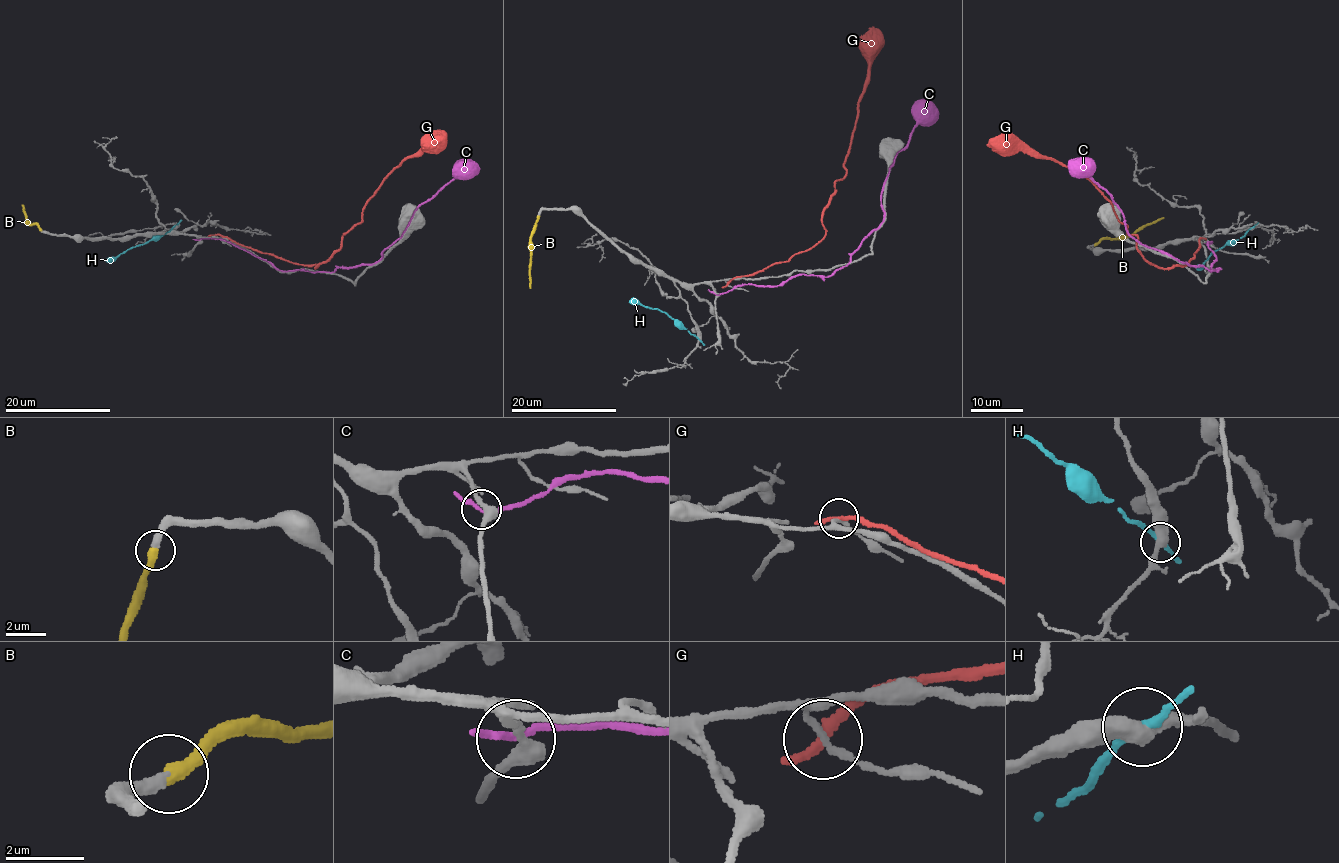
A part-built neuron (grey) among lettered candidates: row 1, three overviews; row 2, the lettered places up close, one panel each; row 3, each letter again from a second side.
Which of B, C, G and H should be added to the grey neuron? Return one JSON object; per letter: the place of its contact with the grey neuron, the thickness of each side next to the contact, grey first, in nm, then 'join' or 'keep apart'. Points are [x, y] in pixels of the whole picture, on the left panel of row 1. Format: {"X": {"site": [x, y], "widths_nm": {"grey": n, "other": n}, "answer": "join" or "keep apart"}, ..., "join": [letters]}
{"B": {"site": [41, 229], "widths_nm": {"grey": 320, "other": 400}, "answer": "join"}, "C": {"site": [199, 240], "widths_nm": {"grey": 360, "other": 150}, "answer": "keep apart"}, "G": {"site": [214, 234], "widths_nm": {"grey": 150, "other": 200}, "answer": "keep apart"}, "H": {"site": [176, 224], "widths_nm": {"grey": 440, "other": 170}, "answer": "keep apart"}, "join": ["B"]}

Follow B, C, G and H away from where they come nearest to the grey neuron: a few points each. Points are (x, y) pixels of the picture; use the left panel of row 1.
B: (40, 229), (26, 221), (23, 204)
C: (198, 240), (230, 241), (280, 270), (371, 265), (404, 232), (414, 210), (456, 176), (466, 160), (475, 161)
G: (214, 235), (317, 267), (342, 246), (342, 235), (361, 219), (364, 205), (392, 171), (444, 137)
H: (176, 225), (163, 235), (105, 261)

